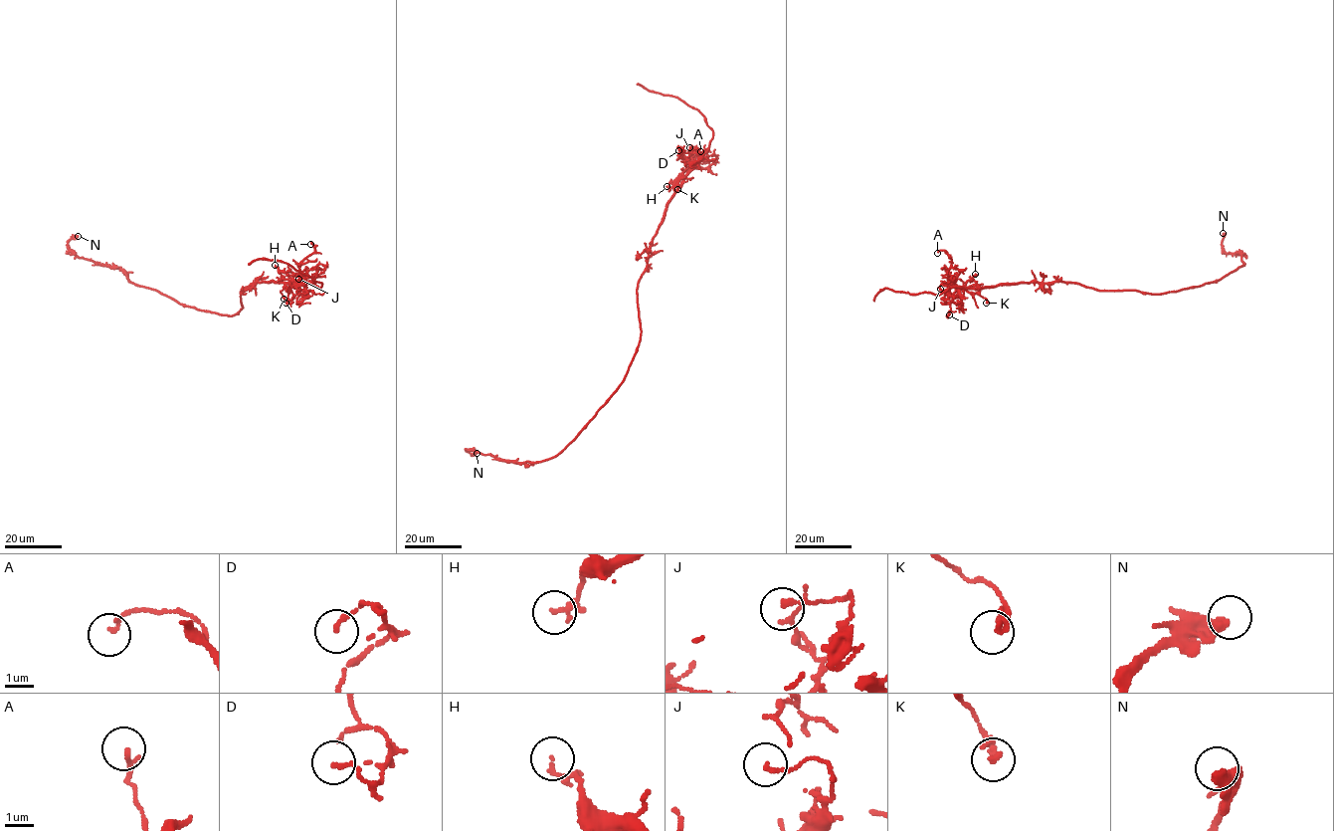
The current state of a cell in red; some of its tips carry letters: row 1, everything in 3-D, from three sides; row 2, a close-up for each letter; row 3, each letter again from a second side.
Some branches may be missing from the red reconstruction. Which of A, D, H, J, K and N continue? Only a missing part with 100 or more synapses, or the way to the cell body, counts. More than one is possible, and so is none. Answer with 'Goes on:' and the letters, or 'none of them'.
Goes on: none of them

